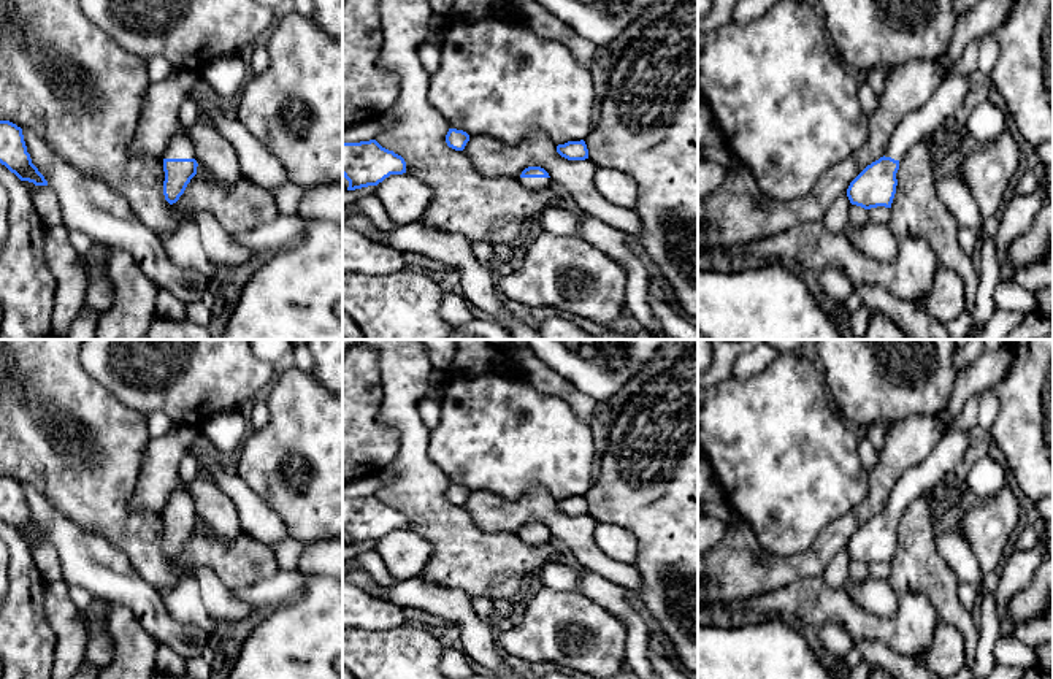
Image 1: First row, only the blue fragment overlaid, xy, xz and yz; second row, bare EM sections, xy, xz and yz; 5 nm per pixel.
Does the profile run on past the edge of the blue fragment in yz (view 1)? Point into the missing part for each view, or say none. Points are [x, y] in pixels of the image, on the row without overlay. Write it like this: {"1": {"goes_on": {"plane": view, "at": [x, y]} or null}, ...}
{"1": {"goes_on": {"plane": "yz", "at": [941, 464]}}}

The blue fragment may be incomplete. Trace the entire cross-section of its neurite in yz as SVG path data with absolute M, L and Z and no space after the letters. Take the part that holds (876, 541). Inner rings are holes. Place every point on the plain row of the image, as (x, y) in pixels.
M948 430L918 465L899 478L885 509L867 520L848 541L847 552L852 560L864 565L891 563L896 549L896 528L899 517L910 501L929 489L937 489L953 476L956 465L967 451L967 432Z

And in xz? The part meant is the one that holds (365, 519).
M376 495L343 498L343 531L349 536L347 546L377 541L390 530L403 528L406 528L404 514Z

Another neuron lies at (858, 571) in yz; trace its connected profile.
M852 560L850 566L848 566L848 581L852 582L863 582L866 579L869 579L869 571L867 571L867 565Z

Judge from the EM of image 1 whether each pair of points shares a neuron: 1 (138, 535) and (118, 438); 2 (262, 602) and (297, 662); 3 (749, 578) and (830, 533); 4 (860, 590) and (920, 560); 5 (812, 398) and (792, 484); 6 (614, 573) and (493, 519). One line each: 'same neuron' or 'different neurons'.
1: same neuron
2: different neurons
3: same neuron
4: different neurons
5: same neuron
6: same neuron

